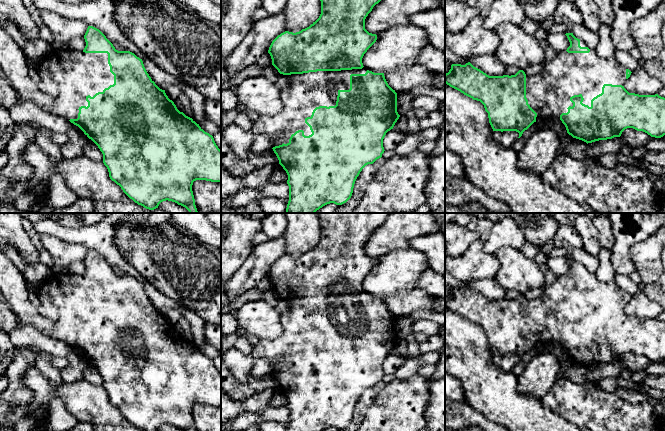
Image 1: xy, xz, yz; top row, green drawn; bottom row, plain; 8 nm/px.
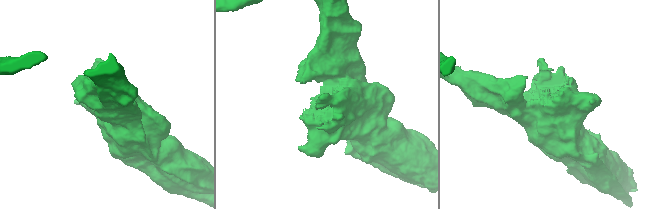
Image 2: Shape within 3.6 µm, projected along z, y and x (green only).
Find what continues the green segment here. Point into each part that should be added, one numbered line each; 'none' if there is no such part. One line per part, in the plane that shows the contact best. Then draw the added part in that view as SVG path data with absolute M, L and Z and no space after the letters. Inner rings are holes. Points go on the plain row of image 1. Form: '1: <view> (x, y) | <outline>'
1: xz (306, 315) | M367 292L317 295L303 298L283 299L289 311L281 315L282 333L274 340L260 341L252 353L245 355L232 347L221 354L221 362L240 382L246 383L248 373L259 359L267 359L273 371L289 367L292 358L303 354L305 360L312 358L305 347L313 334L319 330L335 330L339 314L350 313L351 298L365 298Z

